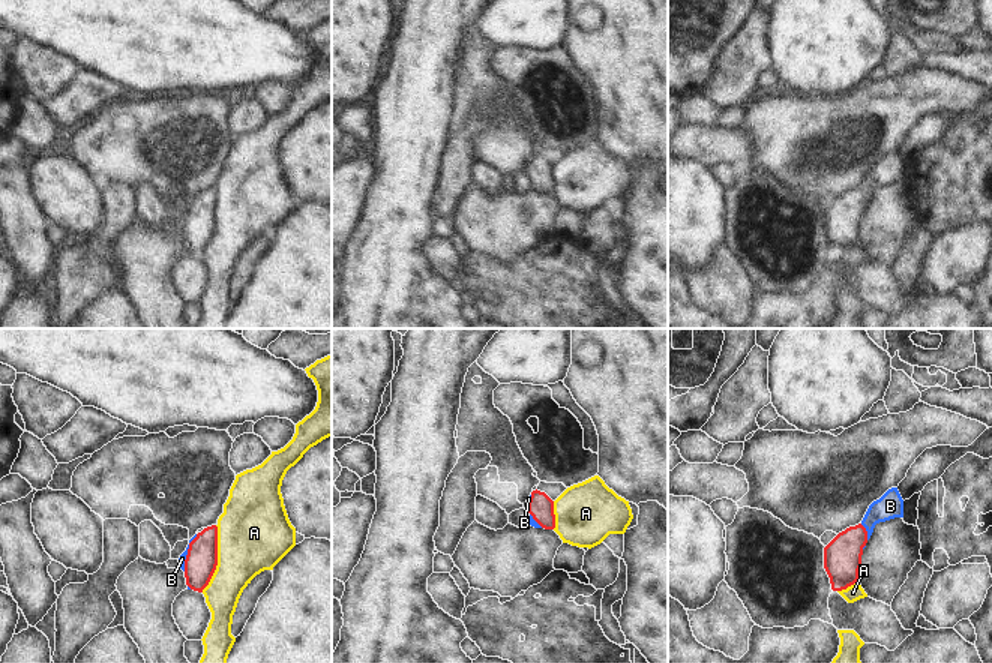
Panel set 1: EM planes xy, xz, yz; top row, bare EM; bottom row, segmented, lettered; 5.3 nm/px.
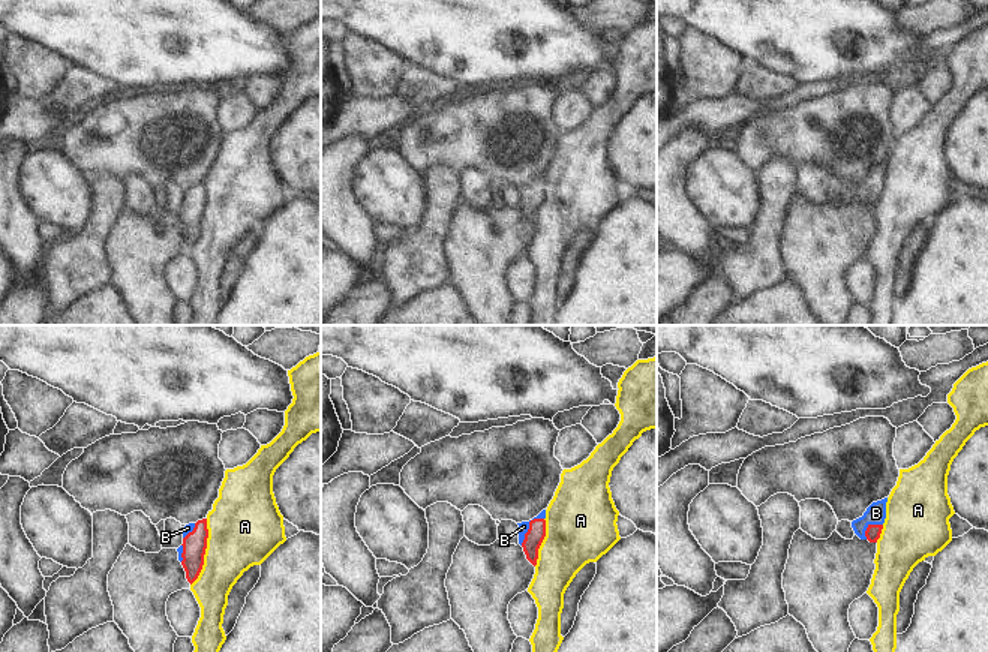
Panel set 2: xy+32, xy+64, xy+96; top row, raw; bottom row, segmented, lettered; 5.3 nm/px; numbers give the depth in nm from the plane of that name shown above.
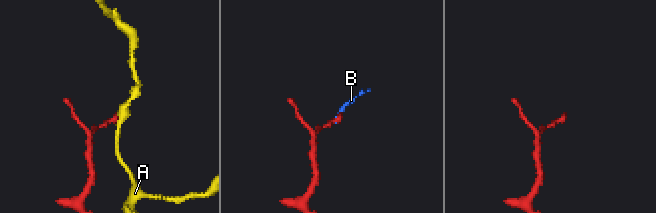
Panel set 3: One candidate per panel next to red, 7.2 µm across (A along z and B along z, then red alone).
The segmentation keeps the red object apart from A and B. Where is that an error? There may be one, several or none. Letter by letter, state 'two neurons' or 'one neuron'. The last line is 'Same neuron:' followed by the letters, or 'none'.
A: two neurons
B: one neuron
Same neuron: B

